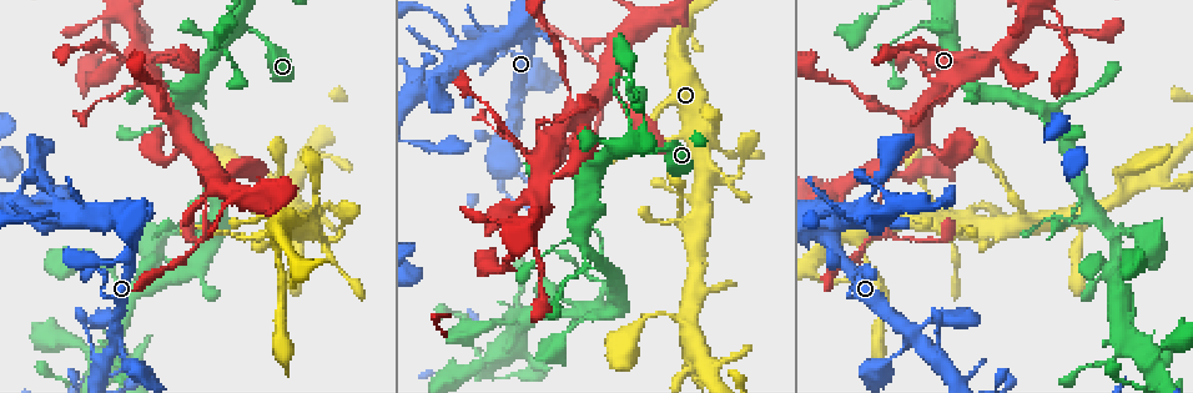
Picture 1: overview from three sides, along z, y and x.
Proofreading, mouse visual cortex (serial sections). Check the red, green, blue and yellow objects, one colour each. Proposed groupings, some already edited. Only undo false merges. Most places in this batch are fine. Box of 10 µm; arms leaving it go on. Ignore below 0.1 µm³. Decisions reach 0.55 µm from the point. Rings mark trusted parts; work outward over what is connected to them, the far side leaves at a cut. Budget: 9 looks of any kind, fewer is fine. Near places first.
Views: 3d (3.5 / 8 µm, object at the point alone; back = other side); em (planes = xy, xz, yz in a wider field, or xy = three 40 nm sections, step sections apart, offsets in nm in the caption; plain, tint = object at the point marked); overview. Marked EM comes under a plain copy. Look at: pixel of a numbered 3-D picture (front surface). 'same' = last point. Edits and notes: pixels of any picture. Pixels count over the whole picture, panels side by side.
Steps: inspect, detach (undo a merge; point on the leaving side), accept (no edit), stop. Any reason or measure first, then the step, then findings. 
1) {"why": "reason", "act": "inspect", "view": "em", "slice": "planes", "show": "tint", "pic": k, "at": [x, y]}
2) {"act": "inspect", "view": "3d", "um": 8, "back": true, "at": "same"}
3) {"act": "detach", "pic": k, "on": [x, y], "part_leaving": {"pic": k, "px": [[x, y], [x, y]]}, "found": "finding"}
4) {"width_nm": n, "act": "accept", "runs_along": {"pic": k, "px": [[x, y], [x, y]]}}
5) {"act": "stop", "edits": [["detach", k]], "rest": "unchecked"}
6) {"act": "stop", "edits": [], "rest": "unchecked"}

{"why": "four arms meet", "act": "inspect", "view": "3d", "um": 3.5, "pic": 1, "at": [67, 216]}

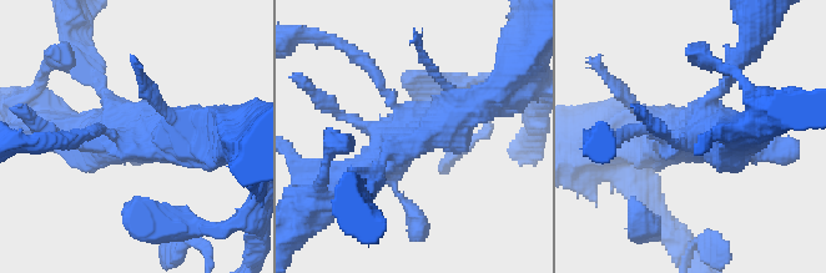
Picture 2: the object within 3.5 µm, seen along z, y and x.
{"why": "need the tissue", "act": "inspect", "view": "em", "slice": "xy", "step": 3, "show": "tint", "pic": 2, "at": [128, 140]}

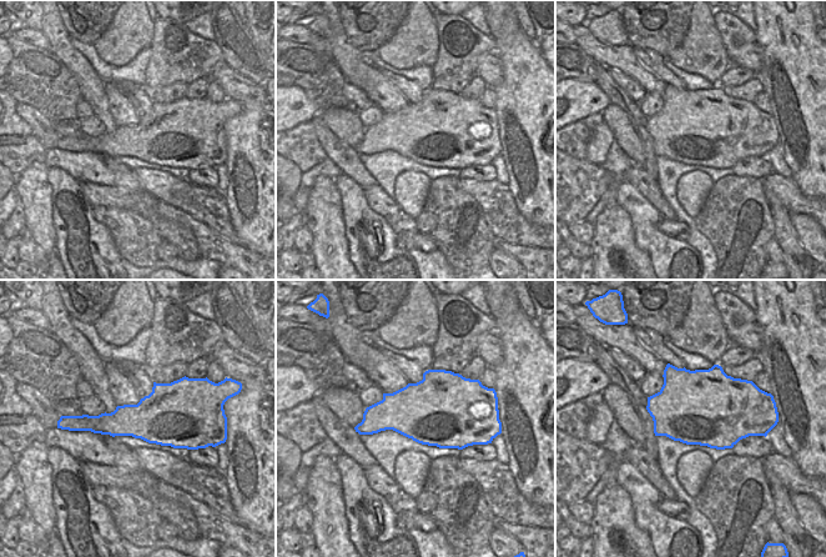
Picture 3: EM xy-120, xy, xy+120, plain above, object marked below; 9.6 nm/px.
{"act": "accept", "runs_along": {"pic": 2, "px": [[485, 99], [413, 135], [340, 192]]}, "found": "all the same cell"}

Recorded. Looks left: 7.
{"why": "two arms at a narrow angle", "act": "inspect", "view": "em", "slice": "xy", "step": 2, "show": "tint", "pic": 1, "at": [981, 64]}

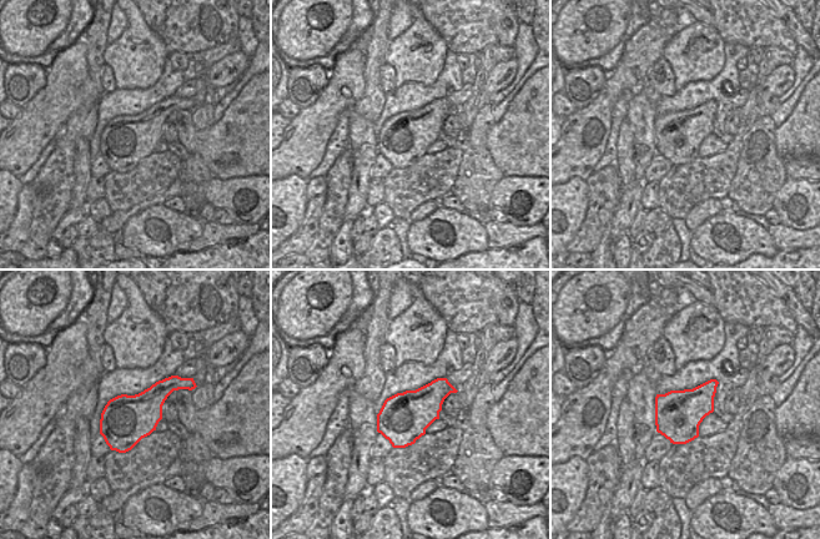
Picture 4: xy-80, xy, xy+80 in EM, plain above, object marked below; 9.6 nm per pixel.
{"act": "inspect", "view": "3d", "um": 3.5, "at": "same"}

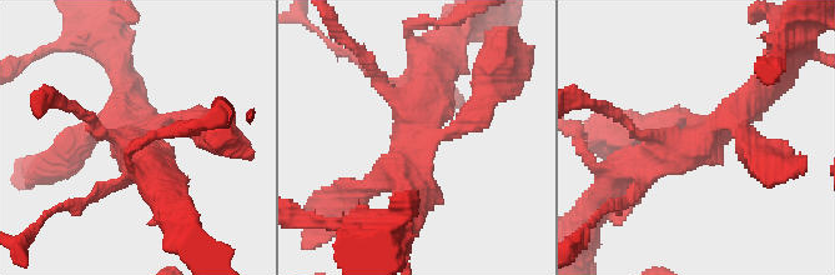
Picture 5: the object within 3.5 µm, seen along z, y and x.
{"act": "accept", "runs_along": {"pic": 5, "px": [[209, 128], [167, 116], [136, 148], [151, 170]]}, "found": "one cell here"}

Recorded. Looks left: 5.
{"why": "a fork", "act": "inspect", "view": "3d", "um": 3.5, "pic": 1, "at": [242, 25]}

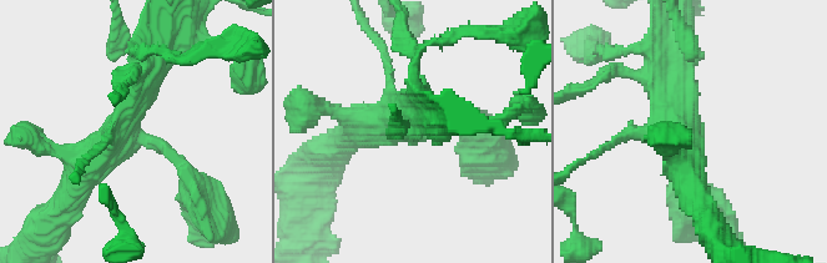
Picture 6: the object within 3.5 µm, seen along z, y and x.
{"act": "inspect", "view": "em", "slice": "planes", "show": "tint", "pic": 6, "at": [121, 129]}

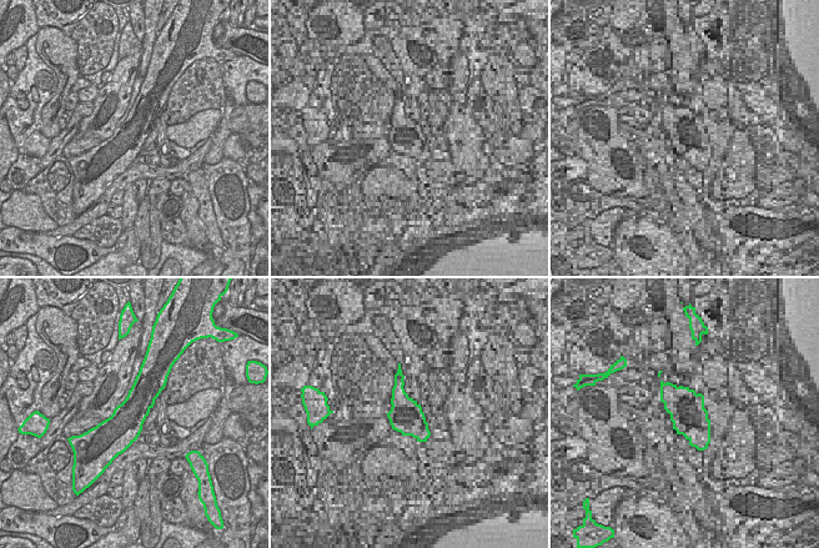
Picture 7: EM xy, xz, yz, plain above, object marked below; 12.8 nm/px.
{"why": "cut it another way", "act": "inspect", "view": "em", "slice": "xy", "step": 5, "show": "tint", "at": "same"}

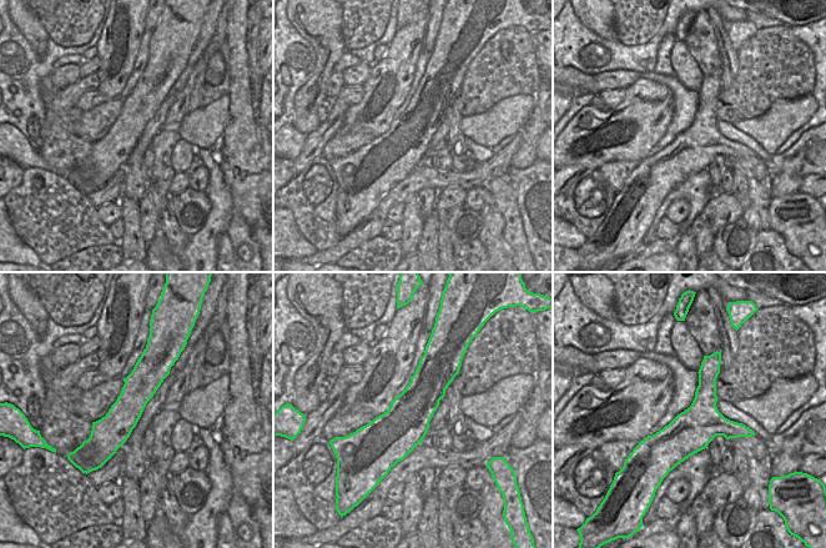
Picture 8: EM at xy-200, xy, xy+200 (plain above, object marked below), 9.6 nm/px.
{"act": "accept", "runs_along": {"pic": 6, "px": [[185, 173], [159, 142], [124, 131], [70, 196]]}, "found": "all the same cell"}

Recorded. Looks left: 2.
{"why": "sudden change in width", "act": "inspect", "view": "3d", "um": 3.5, "back": true, "pic": 1, "at": [893, 112]}

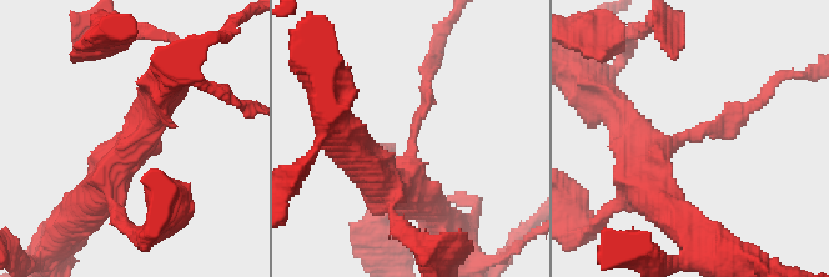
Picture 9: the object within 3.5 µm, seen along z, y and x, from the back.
{"act": "inspect", "view": "em", "slice": "xy", "step": 3, "show": "tint", "pic": 9, "at": [415, 137]}

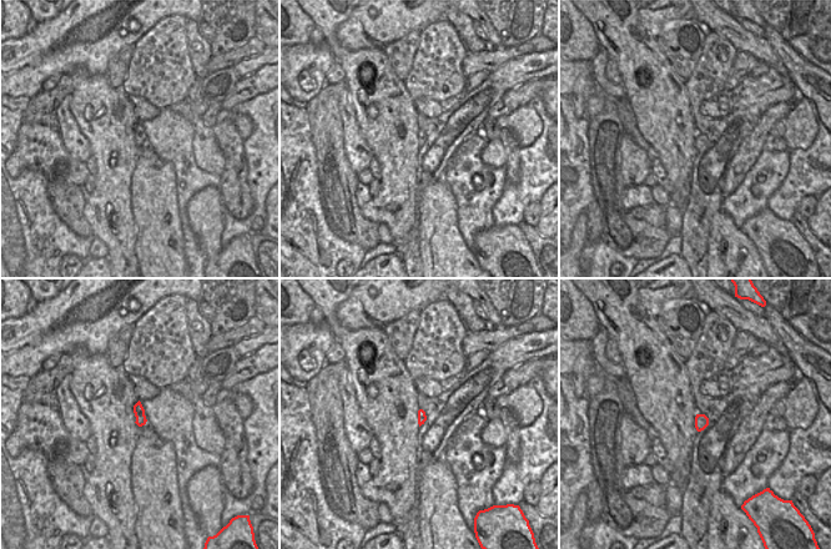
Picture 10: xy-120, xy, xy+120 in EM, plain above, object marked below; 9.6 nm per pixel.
{"arm_widths_nm": [150, 450], "act": "accept", "runs_along": {"pic": 9, "px": [[629, 134], [662, 150], [760, 96]]}, "found": "all the same cell"}

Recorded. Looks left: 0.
{"act": "stop", "edits": [], "rest": "unchecked"}

